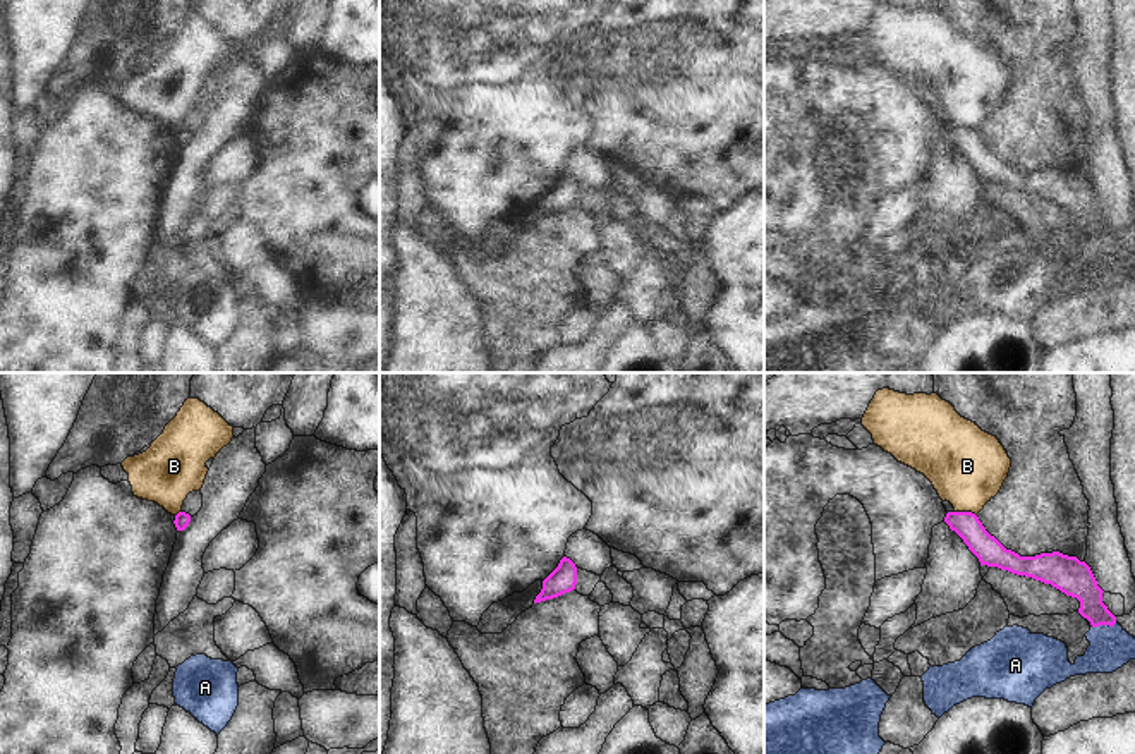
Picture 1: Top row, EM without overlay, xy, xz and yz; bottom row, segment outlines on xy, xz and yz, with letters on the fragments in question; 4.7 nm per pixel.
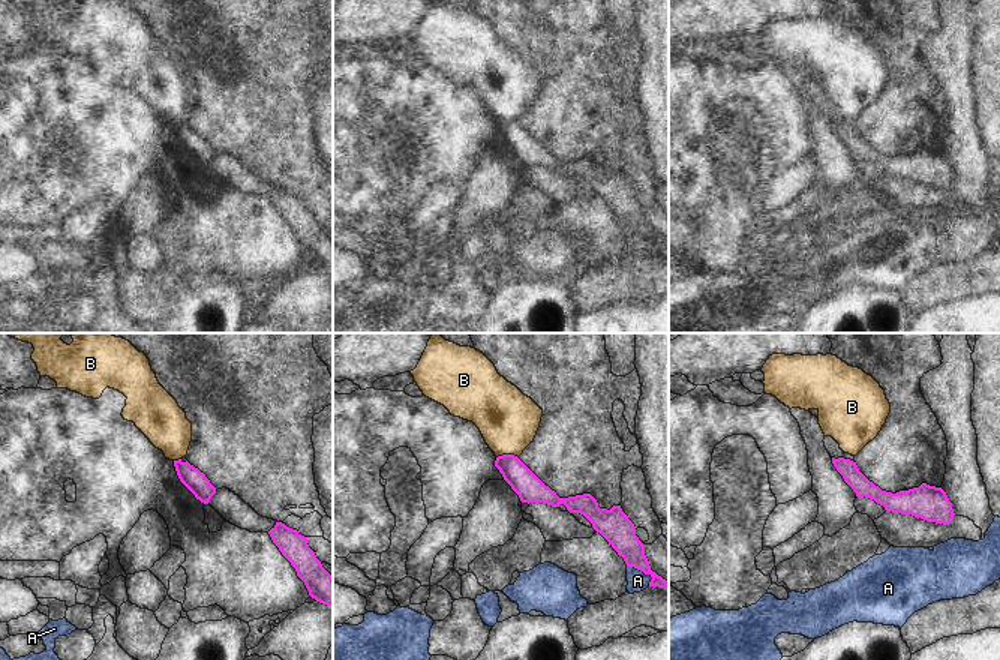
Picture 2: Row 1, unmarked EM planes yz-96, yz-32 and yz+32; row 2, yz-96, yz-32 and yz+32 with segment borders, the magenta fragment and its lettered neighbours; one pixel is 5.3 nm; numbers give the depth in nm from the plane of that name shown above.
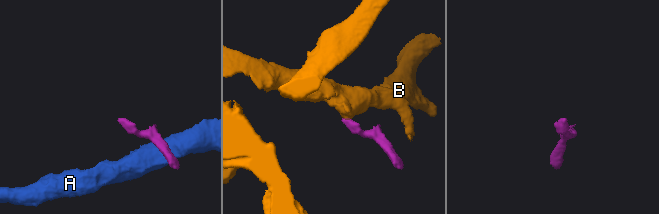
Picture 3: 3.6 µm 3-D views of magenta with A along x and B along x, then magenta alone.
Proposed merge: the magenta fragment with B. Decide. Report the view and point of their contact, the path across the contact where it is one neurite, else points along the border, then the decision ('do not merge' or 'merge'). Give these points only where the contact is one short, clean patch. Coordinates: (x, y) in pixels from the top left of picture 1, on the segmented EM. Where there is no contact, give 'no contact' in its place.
yz (965, 512) | along yz (955, 510), (971, 510), (976, 516) | do not merge

